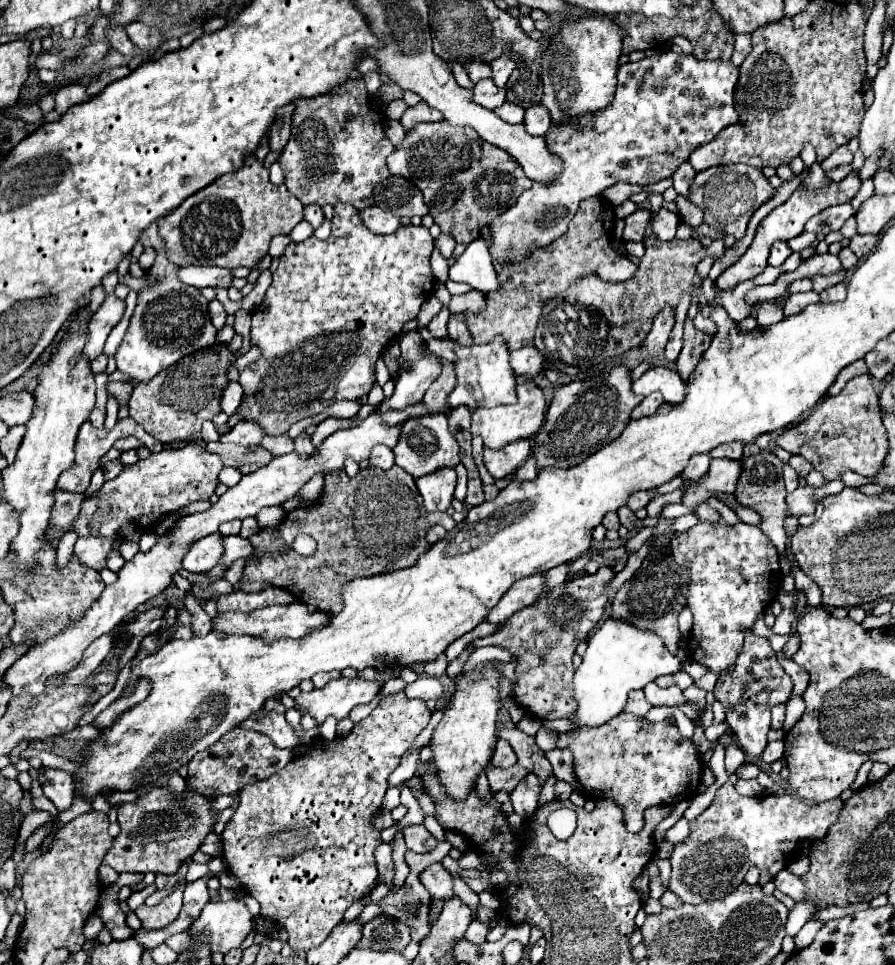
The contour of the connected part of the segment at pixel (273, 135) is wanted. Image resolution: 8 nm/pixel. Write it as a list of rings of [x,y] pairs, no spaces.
[[[288,103],[288,105],[280,107],[280,109],[276,109],[276,119],[274,119],[274,125],[270,129],[270,149],[272,151],[282,149],[288,143],[292,111],[294,111],[294,103]]]

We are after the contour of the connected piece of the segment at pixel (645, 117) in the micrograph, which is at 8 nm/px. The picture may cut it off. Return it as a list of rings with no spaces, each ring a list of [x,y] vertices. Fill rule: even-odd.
[[[674,51],[654,53],[644,57],[638,63],[624,63],[618,71],[618,87],[612,103],[594,115],[584,115],[580,123],[562,123],[552,125],[546,133],[548,149],[560,155],[564,161],[564,171],[552,183],[534,183],[532,189],[526,189],[518,203],[510,207],[504,215],[496,217],[492,227],[494,245],[490,249],[494,259],[506,259],[508,263],[518,263],[530,251],[530,245],[550,245],[554,239],[566,233],[568,221],[576,215],[576,207],[582,199],[600,195],[604,189],[612,187],[618,181],[626,181],[632,185],[648,187],[662,179],[674,175],[676,167],[688,161],[690,153],[714,139],[722,129],[734,125],[738,121],[738,113],[734,109],[734,87],[738,81],[738,67],[730,61],[706,61],[696,59],[694,55],[678,55]]]

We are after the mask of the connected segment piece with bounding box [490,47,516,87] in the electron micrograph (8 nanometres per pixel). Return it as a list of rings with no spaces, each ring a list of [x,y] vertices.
[[[506,47],[506,51],[498,59],[494,59],[490,63],[490,67],[492,67],[492,79],[494,79],[494,83],[498,87],[504,87],[506,81],[508,81],[508,77],[510,77],[510,73],[516,69],[516,63],[510,59],[508,47]]]

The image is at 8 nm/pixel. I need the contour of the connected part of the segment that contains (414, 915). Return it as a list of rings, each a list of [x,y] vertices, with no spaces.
[[[448,841],[438,843],[438,847],[426,855],[418,855],[408,851],[406,853],[406,861],[414,861],[410,875],[404,883],[404,887],[396,893],[388,893],[382,899],[382,907],[384,907],[384,915],[392,915],[396,919],[402,919],[410,929],[412,929],[412,941],[422,943],[424,935],[428,935],[430,931],[430,921],[428,921],[428,907],[430,907],[430,895],[424,889],[424,885],[420,883],[418,875],[420,871],[424,871],[430,863],[442,861],[450,849],[454,845]]]

